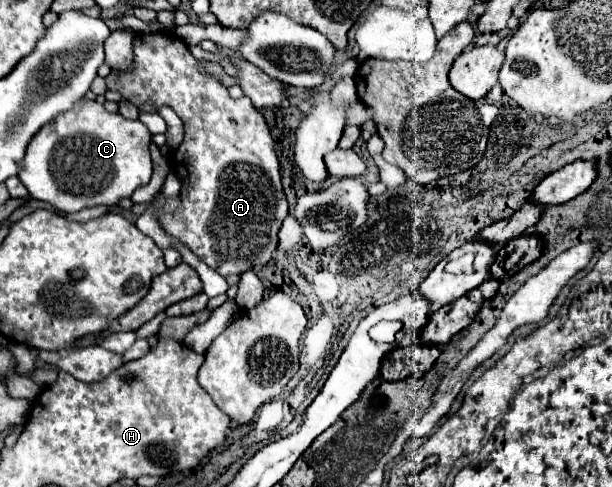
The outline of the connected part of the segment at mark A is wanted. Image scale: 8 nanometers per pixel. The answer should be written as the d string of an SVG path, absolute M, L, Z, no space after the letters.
M136 34L132 50L132 68L110 72L106 76L108 90L120 92L128 102L138 106L140 112L156 112L162 106L170 106L184 122L184 140L176 148L172 160L172 170L182 184L182 204L174 214L162 216L164 230L186 244L200 260L222 276L242 274L268 264L278 248L278 230L288 214L288 202L282 190L280 162L266 120L252 106L248 96L232 100L226 86L214 76L200 72L198 60L174 34Z

